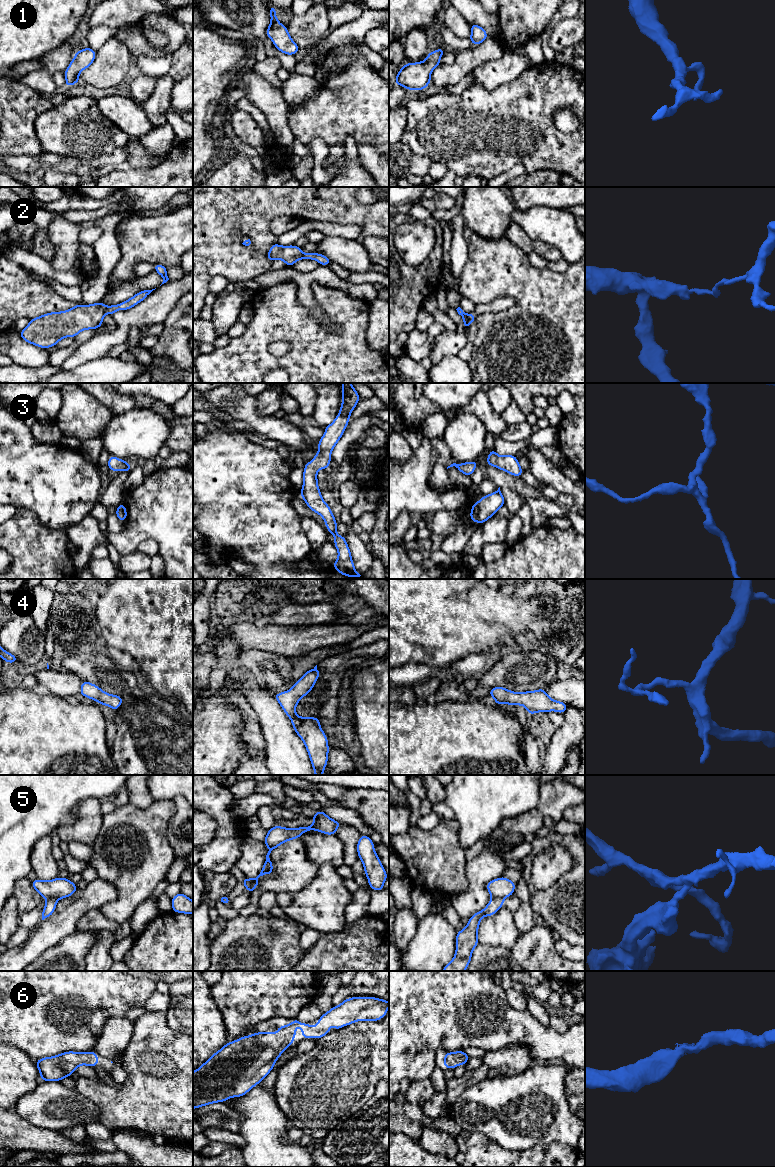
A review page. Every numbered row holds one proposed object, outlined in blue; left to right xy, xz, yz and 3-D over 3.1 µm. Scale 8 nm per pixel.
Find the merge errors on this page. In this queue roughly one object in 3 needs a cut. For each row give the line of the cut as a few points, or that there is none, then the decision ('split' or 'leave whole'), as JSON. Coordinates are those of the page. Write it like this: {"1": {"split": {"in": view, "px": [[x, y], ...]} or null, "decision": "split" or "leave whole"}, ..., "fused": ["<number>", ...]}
{"1": {"split": null, "decision": "leave whole"}, "2": {"split": {"in": "xy", "px": [[107, 307], [104, 312]]}, "decision": "split"}, "3": {"split": null, "decision": "leave whole"}, "4": {"split": null, "decision": "leave whole"}, "5": {"split": {"in": "yz", "px": [[492, 897], [502, 899]]}, "decision": "split"}, "6": {"split": null, "decision": "leave whole"}, "fused": ["2", "5"]}

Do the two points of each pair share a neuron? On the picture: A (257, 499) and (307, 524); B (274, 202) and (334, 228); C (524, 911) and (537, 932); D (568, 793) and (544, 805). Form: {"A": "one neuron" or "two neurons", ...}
{"A": "two neurons", "B": "two neurons", "C": "two neurons", "D": "one neuron"}

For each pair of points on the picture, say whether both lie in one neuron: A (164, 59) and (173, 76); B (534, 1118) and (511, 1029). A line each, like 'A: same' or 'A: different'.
A: different
B: different

